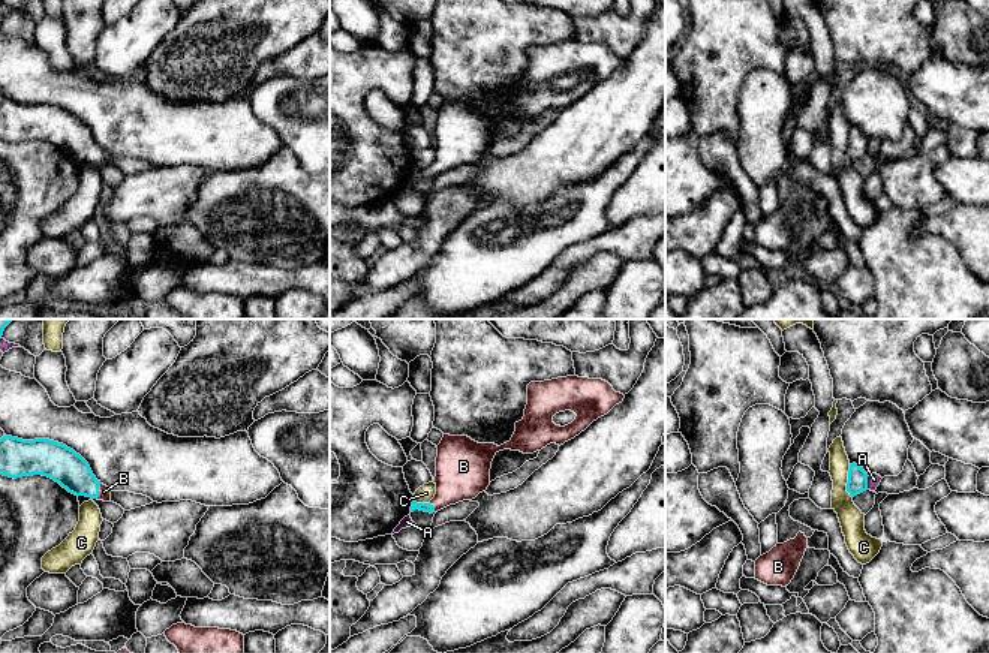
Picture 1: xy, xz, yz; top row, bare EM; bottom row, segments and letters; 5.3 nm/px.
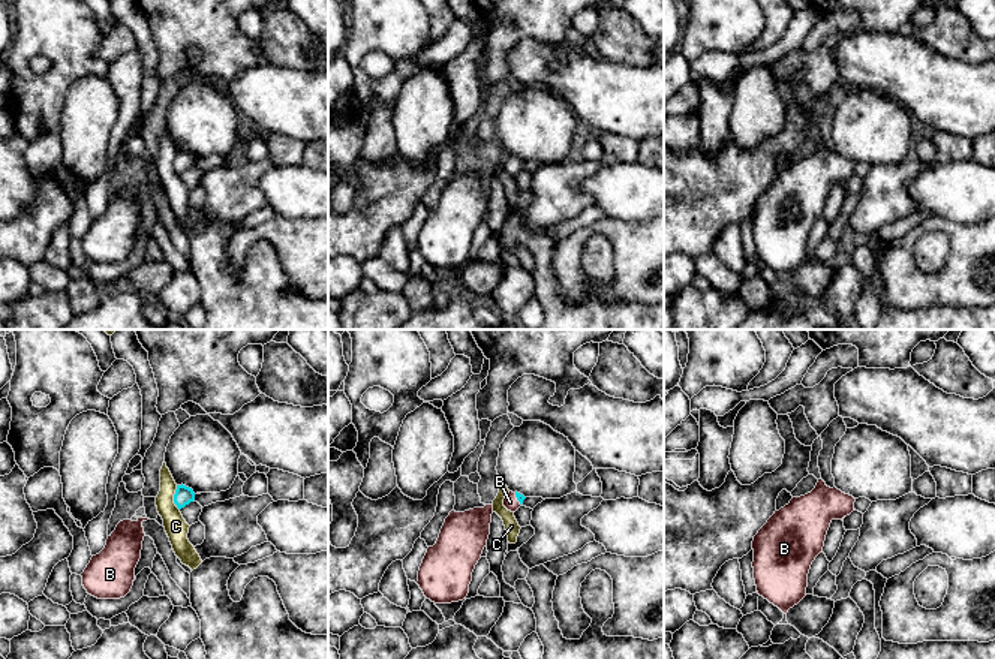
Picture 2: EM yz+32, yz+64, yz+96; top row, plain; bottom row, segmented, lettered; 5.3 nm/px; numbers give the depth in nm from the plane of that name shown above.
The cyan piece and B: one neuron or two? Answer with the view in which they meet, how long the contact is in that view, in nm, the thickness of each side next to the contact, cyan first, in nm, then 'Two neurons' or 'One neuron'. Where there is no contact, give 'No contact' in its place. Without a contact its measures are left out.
Touches cyan in xy. Shared border 80 nm. Thickness 190 nm (cyan) against 60 nm. One neuron

